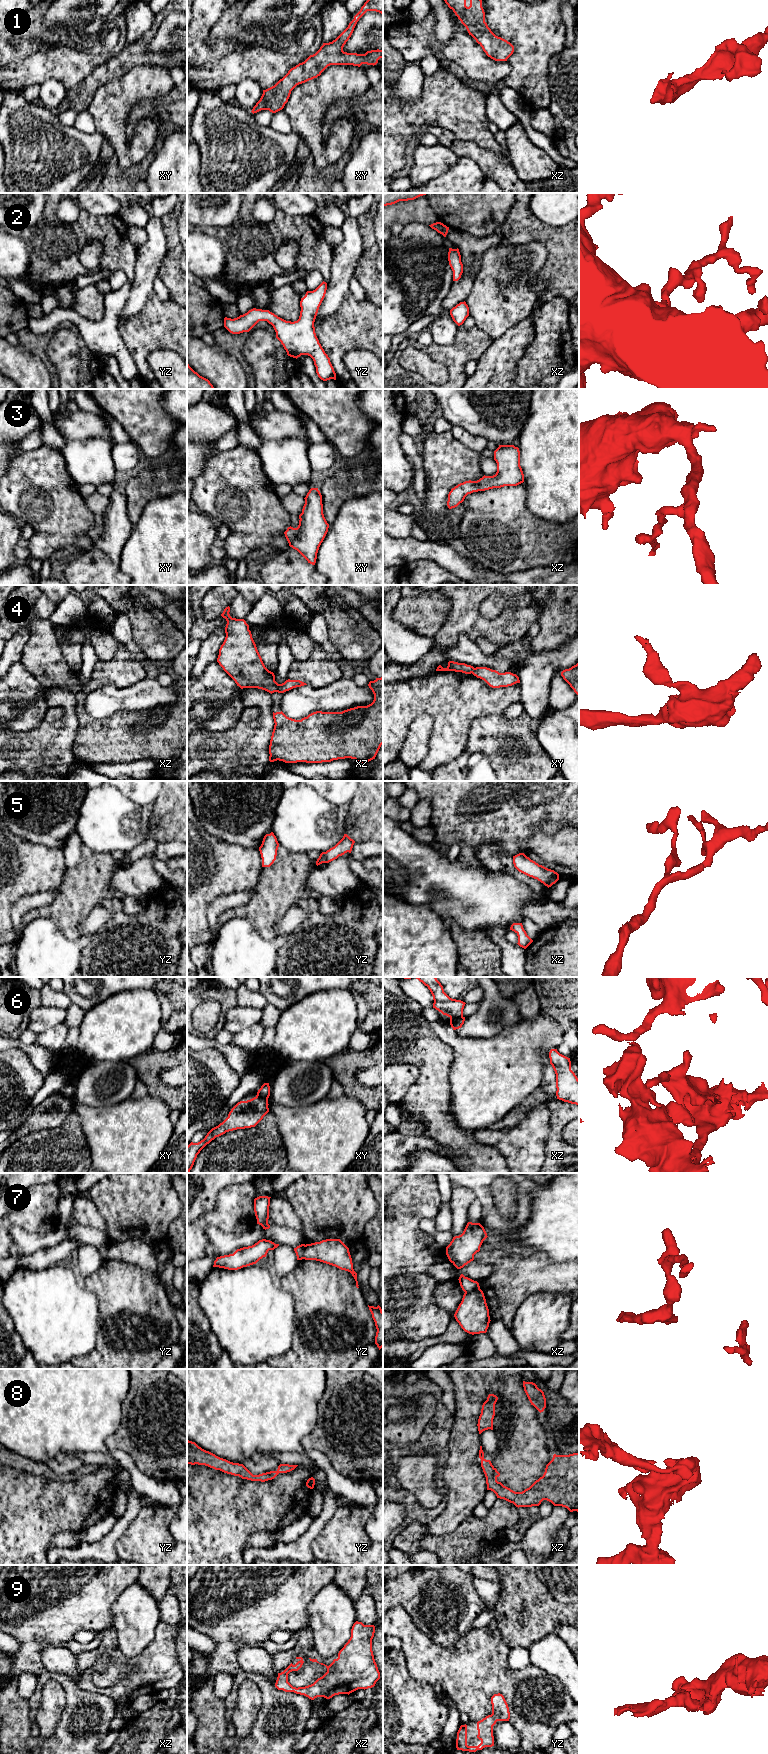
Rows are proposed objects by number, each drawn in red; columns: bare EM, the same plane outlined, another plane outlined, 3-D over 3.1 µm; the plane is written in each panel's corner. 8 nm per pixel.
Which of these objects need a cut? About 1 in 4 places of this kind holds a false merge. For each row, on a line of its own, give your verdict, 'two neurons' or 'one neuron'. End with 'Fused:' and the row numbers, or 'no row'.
1: one neuron
2: one neuron
3: one neuron
4: two neurons
5: one neuron
6: two neurons
7: one neuron
8: one neuron
9: one neuron
Fused: 4, 6

